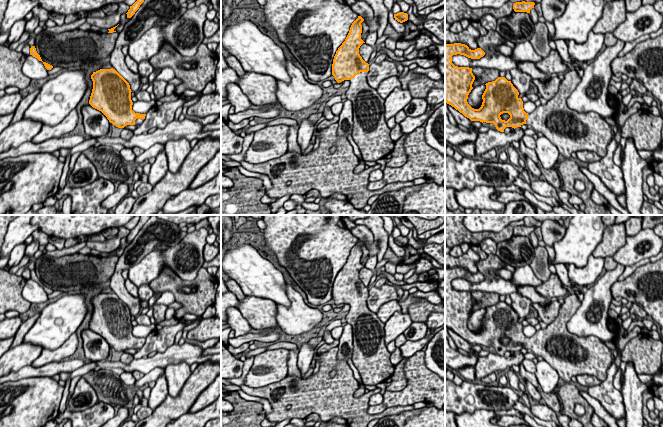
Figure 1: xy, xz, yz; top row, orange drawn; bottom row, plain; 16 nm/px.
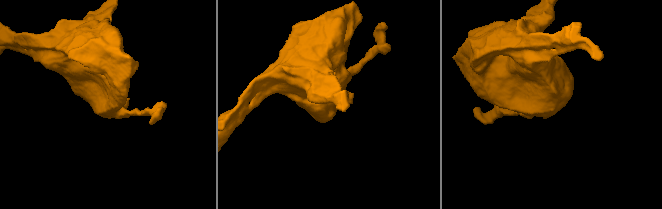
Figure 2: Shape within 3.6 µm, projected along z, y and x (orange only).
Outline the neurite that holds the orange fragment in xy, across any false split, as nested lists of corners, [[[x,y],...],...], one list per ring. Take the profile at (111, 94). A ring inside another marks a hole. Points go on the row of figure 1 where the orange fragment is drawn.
[[[113,68],[100,69],[91,75],[93,89],[89,104],[101,111],[118,128],[140,125],[146,114],[132,110],[129,83]]]

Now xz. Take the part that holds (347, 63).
[[[361,16],[352,23],[349,33],[336,51],[332,64],[332,75],[340,83],[349,80],[346,98],[353,105],[352,138],[364,161],[377,161],[392,153],[395,141],[390,137],[391,129],[384,116],[385,99],[367,82],[369,64],[359,54],[364,19]]]

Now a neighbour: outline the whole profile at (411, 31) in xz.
[[[408,21],[403,22],[403,24],[405,26],[405,30],[402,34],[399,34],[390,23],[387,24],[384,34],[387,36],[387,38],[393,39],[395,41],[413,40],[421,34],[420,29],[416,24]]]

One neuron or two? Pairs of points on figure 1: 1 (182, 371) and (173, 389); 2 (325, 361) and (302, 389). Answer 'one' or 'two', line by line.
1: one
2: one

